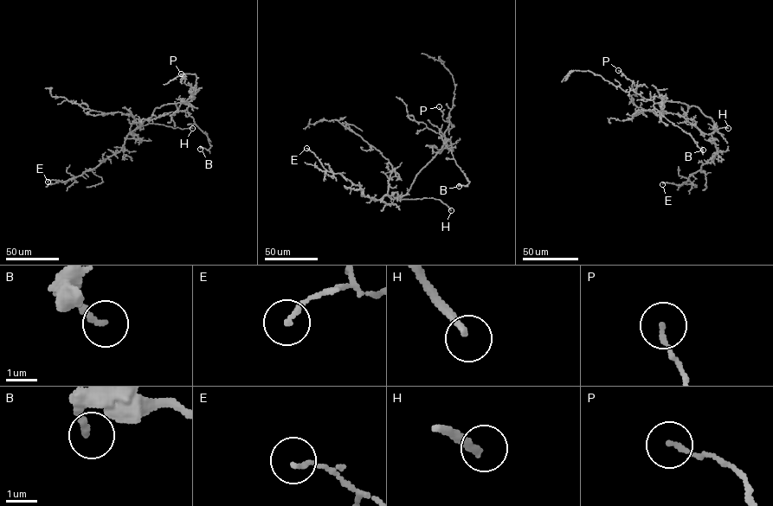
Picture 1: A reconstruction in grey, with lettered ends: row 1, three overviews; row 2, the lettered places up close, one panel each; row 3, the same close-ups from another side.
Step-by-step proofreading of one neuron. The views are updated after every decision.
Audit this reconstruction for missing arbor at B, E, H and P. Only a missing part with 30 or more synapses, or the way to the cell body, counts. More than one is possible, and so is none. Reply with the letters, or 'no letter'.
H

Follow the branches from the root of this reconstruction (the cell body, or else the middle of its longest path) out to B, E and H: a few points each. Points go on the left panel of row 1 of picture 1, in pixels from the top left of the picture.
B: (151, 117), (157, 107), (164, 105), (187, 104), (188, 114), (206, 134), (210, 146), (208, 150), (200, 149)
E: (151, 117), (128, 134), (119, 151), (95, 168), (63, 182), (53, 179), (48, 182)
H: (151, 117), (137, 128), (149, 124), (192, 128)

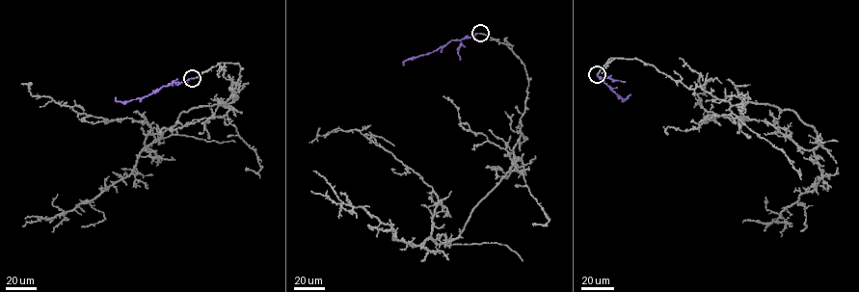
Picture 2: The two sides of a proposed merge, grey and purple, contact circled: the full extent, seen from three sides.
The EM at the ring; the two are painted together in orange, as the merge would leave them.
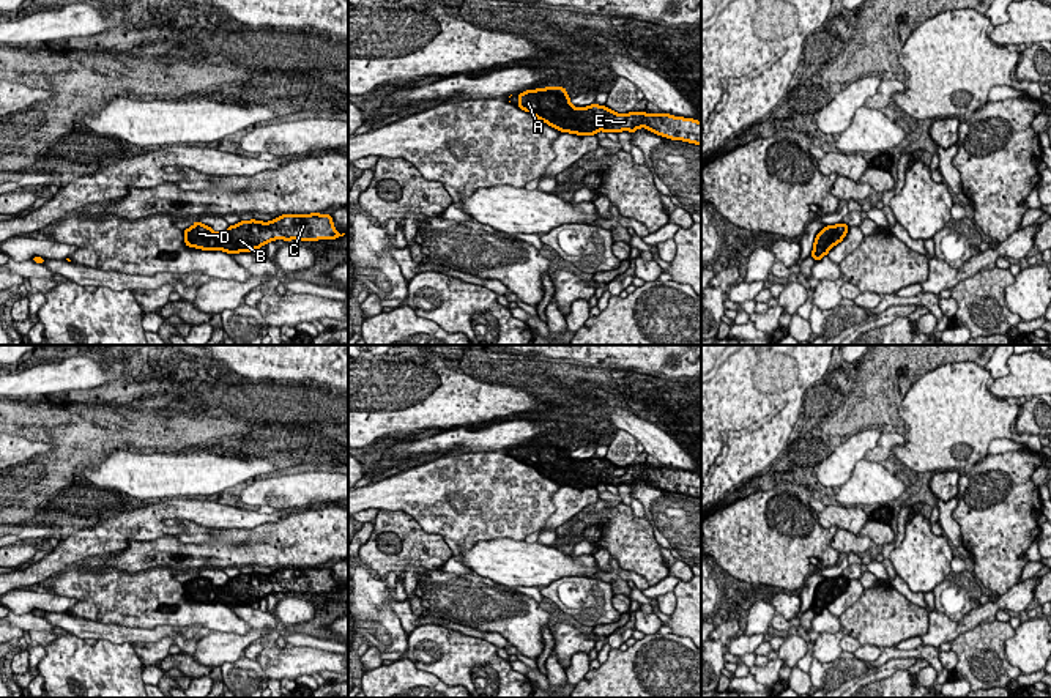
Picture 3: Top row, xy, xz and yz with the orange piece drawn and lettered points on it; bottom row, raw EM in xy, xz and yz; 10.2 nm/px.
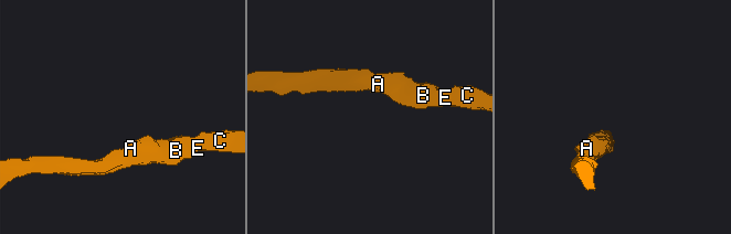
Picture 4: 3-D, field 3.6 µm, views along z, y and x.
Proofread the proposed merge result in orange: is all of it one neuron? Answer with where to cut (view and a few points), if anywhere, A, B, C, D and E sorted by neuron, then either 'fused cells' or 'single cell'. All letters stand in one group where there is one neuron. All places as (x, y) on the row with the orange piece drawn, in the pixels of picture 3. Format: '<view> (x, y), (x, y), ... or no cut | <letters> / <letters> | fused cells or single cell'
no cut | A B C D E | single cell

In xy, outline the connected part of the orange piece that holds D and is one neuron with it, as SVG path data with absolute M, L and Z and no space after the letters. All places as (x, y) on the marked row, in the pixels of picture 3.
M280 214L279 217L263 222L263 221L240 221L235 225L228 225L228 228L222 233L214 232L211 227L203 225L195 221L192 227L183 230L184 243L188 247L195 247L202 251L222 251L227 254L240 254L240 252L252 252L266 246L269 241L284 239L284 241L318 241L318 239L336 239L344 236L345 233L339 233L334 227L331 214Z

